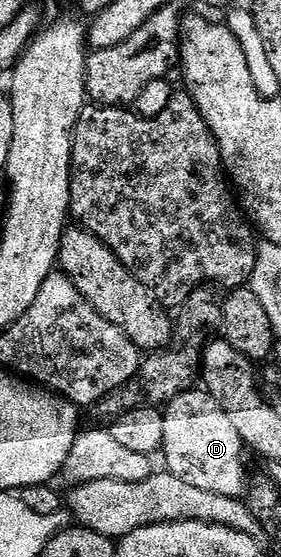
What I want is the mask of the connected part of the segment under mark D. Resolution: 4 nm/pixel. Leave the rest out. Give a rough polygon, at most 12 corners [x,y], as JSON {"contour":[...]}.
{"contour":[[204,388],[163,412],[164,468],[244,498],[247,446]]}

